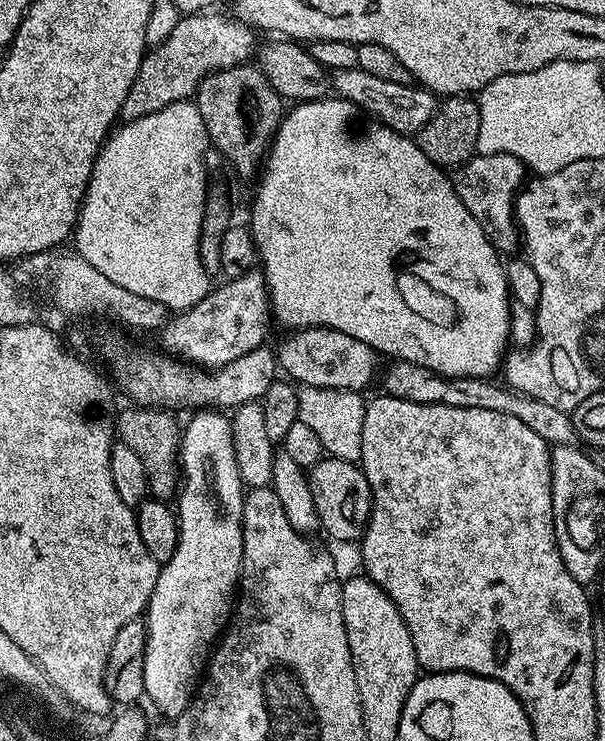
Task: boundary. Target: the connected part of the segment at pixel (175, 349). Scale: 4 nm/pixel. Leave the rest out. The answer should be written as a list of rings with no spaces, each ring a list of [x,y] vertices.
[[[253,270],[229,279],[228,284],[221,288],[213,287],[193,308],[183,309],[173,315],[162,329],[164,335],[165,353],[179,358],[187,363],[197,365],[205,370],[215,370],[224,364],[242,358],[242,354],[250,354],[254,349],[261,347],[268,336],[268,320],[270,321],[270,301],[268,288],[264,284],[263,271]]]

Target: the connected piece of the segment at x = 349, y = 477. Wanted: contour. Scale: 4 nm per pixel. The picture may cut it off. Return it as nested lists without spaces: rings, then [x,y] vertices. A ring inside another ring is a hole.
[[[324,456],[307,475],[322,532],[332,540],[359,541],[372,513],[372,491],[363,469],[355,461]]]

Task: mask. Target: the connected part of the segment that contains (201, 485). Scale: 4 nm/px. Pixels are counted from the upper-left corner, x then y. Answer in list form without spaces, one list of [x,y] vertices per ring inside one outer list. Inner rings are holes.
[[[200,412],[189,424],[185,423],[183,425],[178,467],[182,479],[178,485],[178,495],[174,500],[174,511],[178,525],[176,549],[174,550],[174,554],[161,567],[158,574],[158,582],[154,586],[154,594],[148,600],[148,607],[146,609],[148,637],[146,638],[146,650],[144,651],[144,696],[147,699],[152,699],[153,706],[162,715],[169,716],[169,718],[180,716],[188,709],[188,703],[196,695],[196,689],[201,683],[202,673],[205,671],[210,659],[210,653],[213,651],[218,637],[225,631],[226,625],[229,623],[234,611],[234,597],[237,595],[240,583],[240,567],[242,566],[242,510],[244,509],[246,489],[238,472],[238,462],[234,458],[230,420],[227,415],[219,416],[216,412]]]

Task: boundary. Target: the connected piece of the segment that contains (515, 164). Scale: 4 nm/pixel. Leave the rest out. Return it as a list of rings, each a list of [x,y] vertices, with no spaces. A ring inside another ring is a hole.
[[[477,154],[455,169],[451,182],[458,198],[462,198],[462,206],[466,206],[466,210],[470,210],[470,214],[478,218],[497,253],[505,254],[504,252],[512,252],[515,248],[517,251],[516,196],[526,183],[524,163],[510,154]]]

